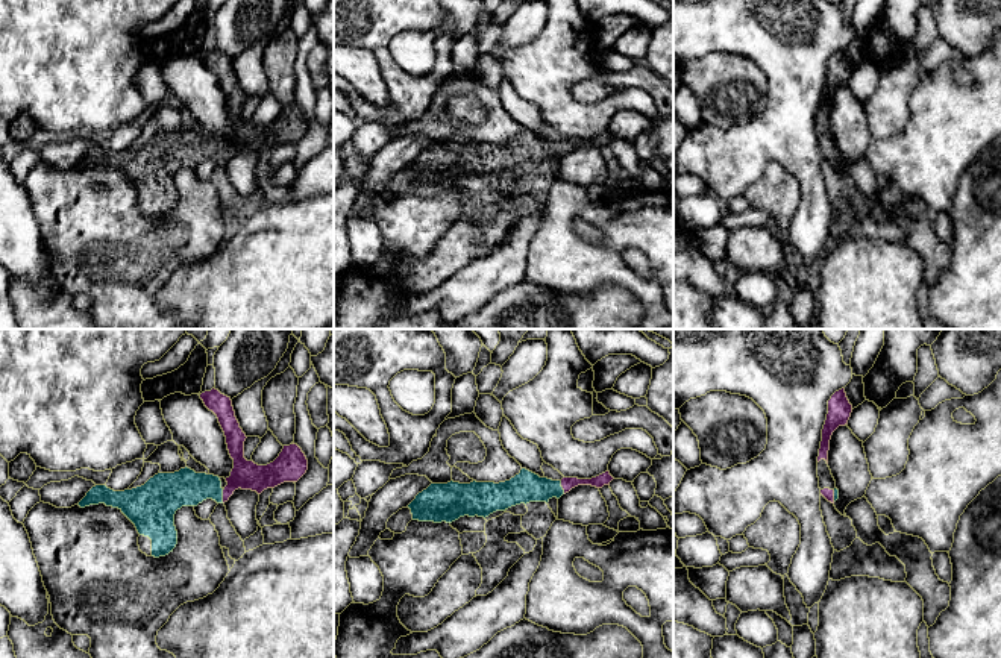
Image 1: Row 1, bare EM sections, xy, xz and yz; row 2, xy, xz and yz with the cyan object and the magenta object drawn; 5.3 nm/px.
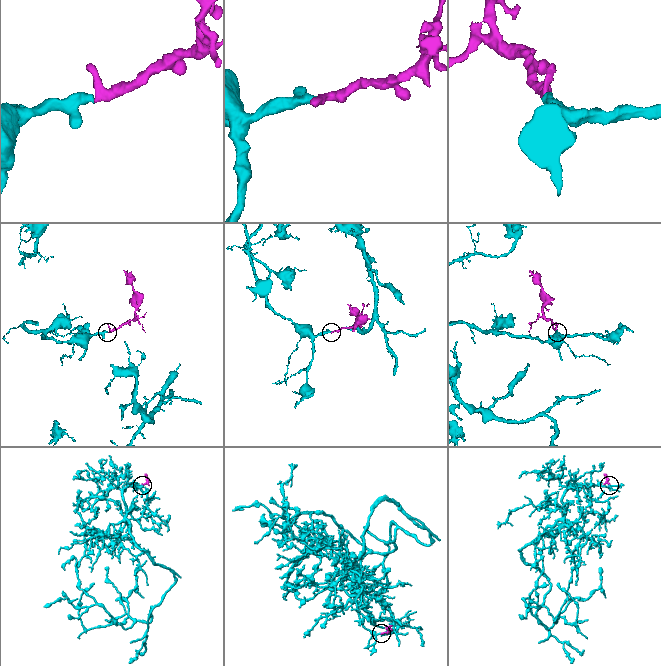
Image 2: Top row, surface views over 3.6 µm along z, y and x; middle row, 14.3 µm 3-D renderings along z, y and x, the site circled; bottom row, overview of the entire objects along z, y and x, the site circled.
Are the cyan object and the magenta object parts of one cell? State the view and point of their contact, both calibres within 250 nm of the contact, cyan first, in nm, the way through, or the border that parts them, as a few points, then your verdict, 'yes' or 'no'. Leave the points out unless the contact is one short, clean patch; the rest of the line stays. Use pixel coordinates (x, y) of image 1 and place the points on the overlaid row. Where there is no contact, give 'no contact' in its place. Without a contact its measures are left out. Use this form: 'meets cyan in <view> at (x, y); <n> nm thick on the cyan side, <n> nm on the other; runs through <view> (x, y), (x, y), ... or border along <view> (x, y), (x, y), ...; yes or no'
meets cyan in xy at (222, 496); 190 nm thick on the cyan side, 160 nm on the other; runs through xy (185, 487), (210, 487), (222, 496), (246, 475); yes

